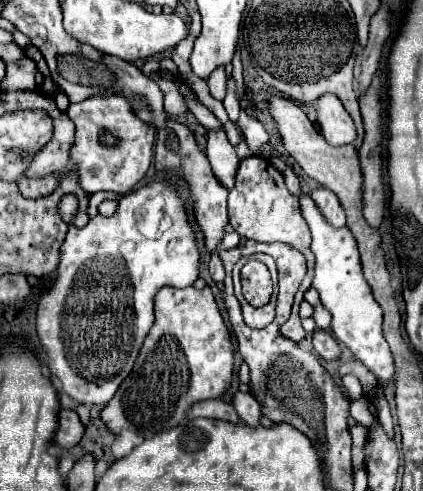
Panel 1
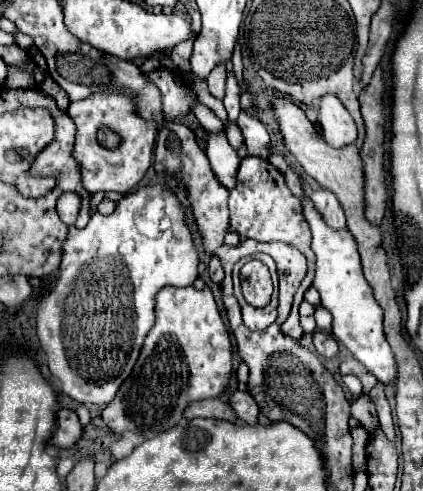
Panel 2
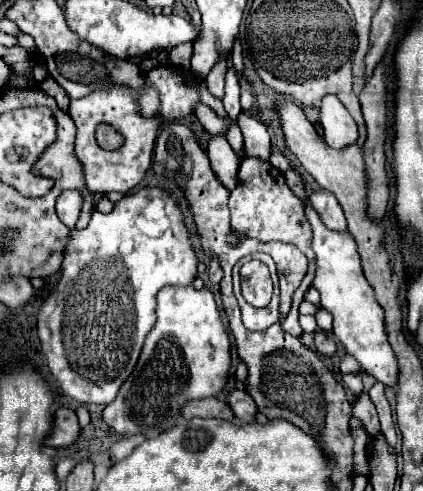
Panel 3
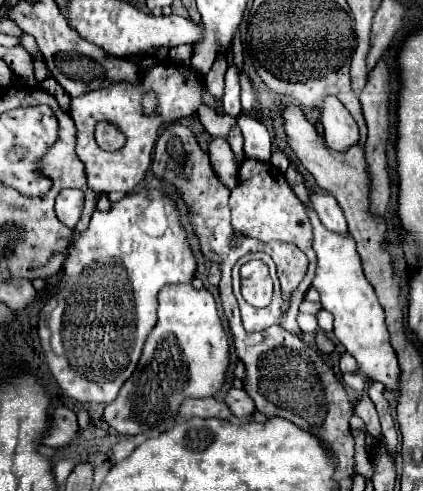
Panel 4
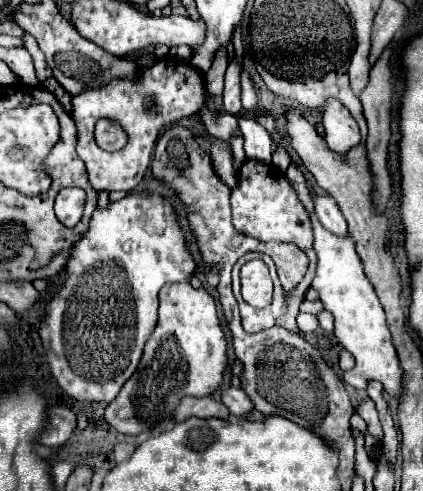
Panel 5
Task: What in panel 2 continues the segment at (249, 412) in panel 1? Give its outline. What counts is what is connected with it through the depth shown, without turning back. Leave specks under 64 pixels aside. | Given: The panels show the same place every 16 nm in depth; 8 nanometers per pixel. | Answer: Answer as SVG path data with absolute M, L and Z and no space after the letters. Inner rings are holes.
M240 390L234 392L232 398L230 398L230 404L236 410L236 414L238 414L240 420L244 420L250 426L258 424L260 406L258 406L258 402L252 396L248 396L248 392L240 392Z

